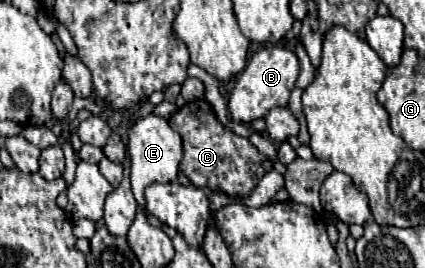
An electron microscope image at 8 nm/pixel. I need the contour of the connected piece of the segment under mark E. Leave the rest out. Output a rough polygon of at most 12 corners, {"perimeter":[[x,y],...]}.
{"perimeter":[[146,116],[128,136],[130,190],[144,210],[146,186],[174,182],[182,138]]}

